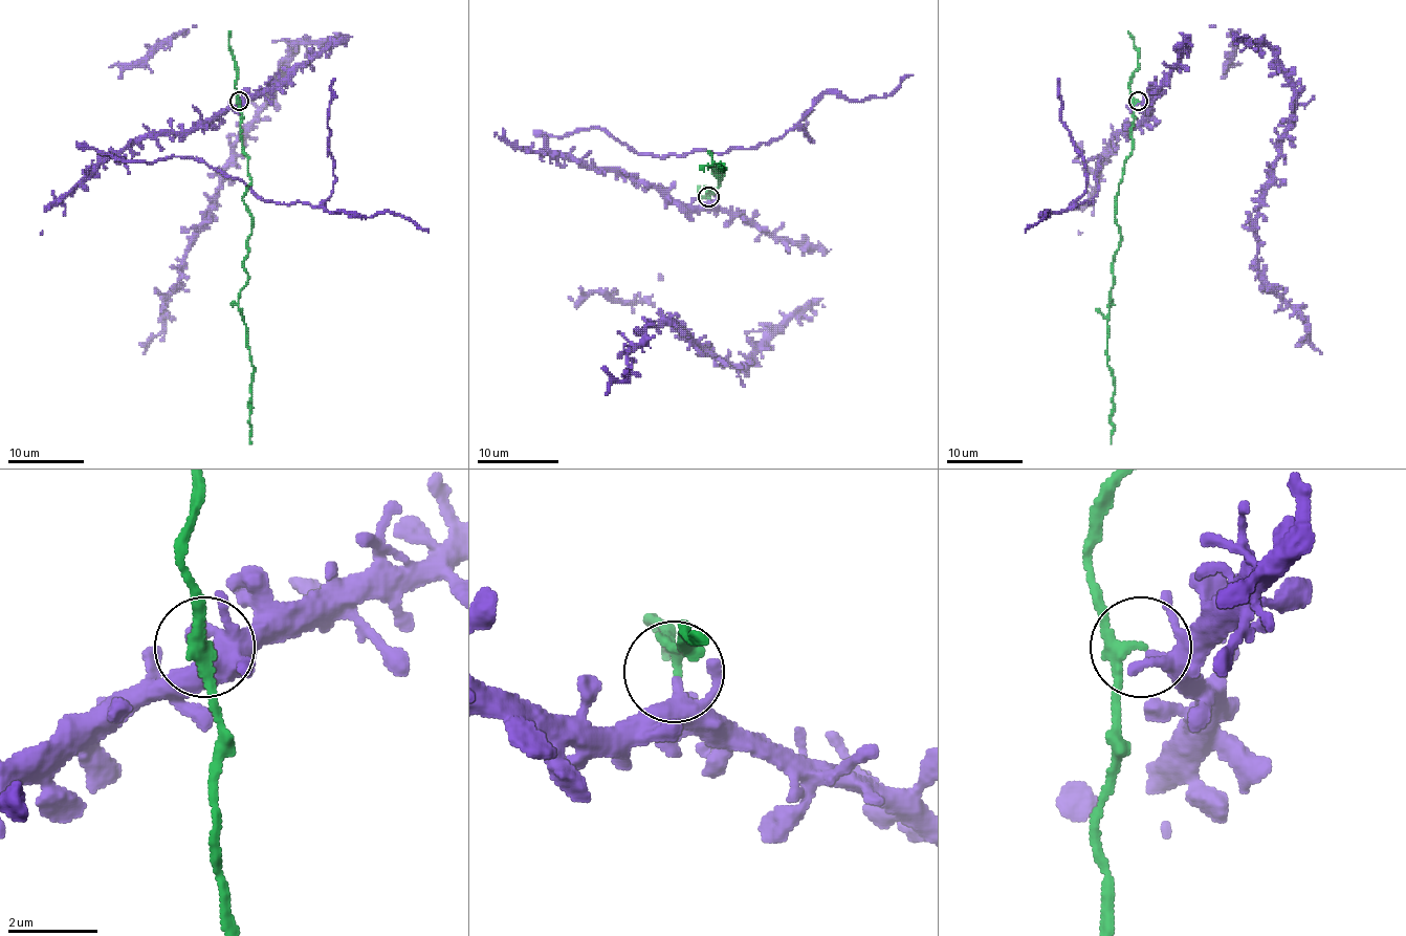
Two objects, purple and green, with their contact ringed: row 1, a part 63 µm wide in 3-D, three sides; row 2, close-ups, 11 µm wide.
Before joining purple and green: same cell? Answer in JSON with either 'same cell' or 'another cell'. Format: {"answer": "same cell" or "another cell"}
{"answer": "another cell"}

